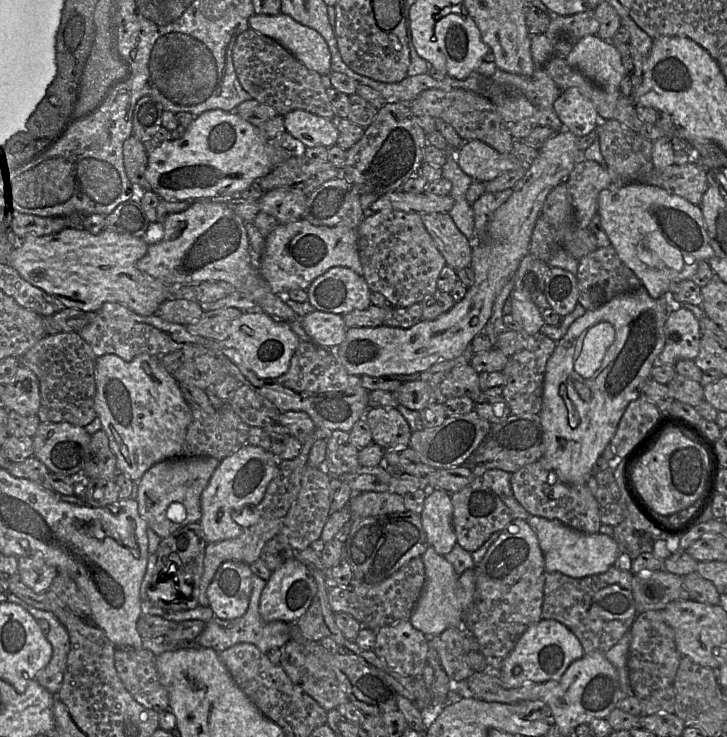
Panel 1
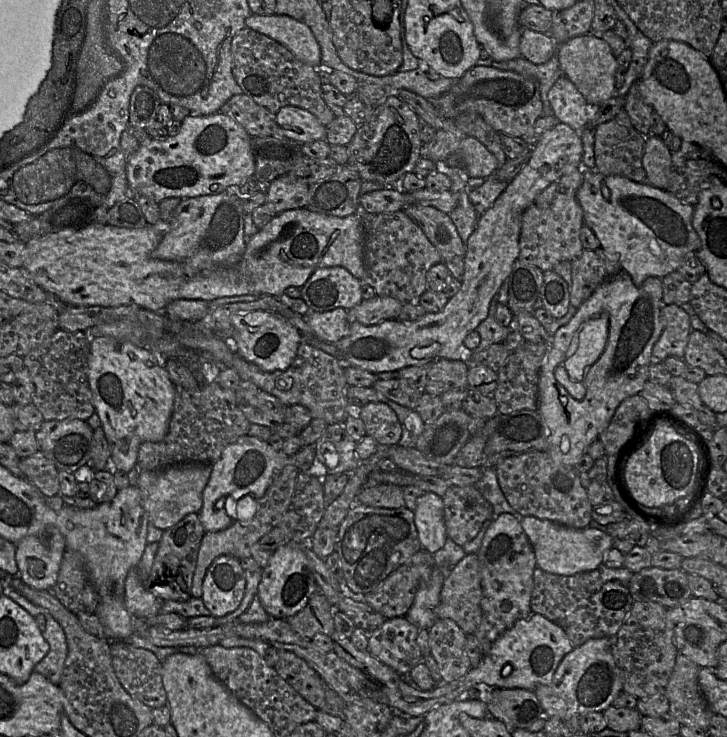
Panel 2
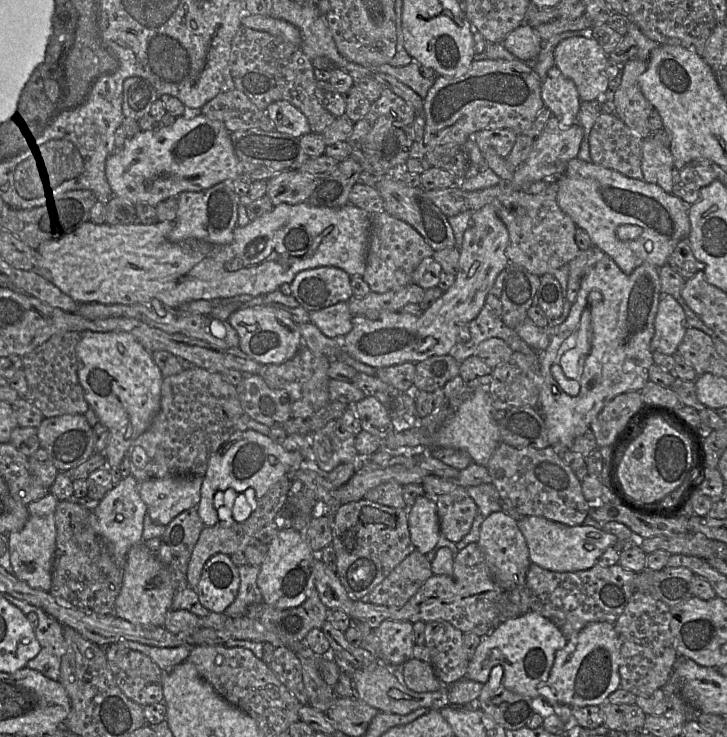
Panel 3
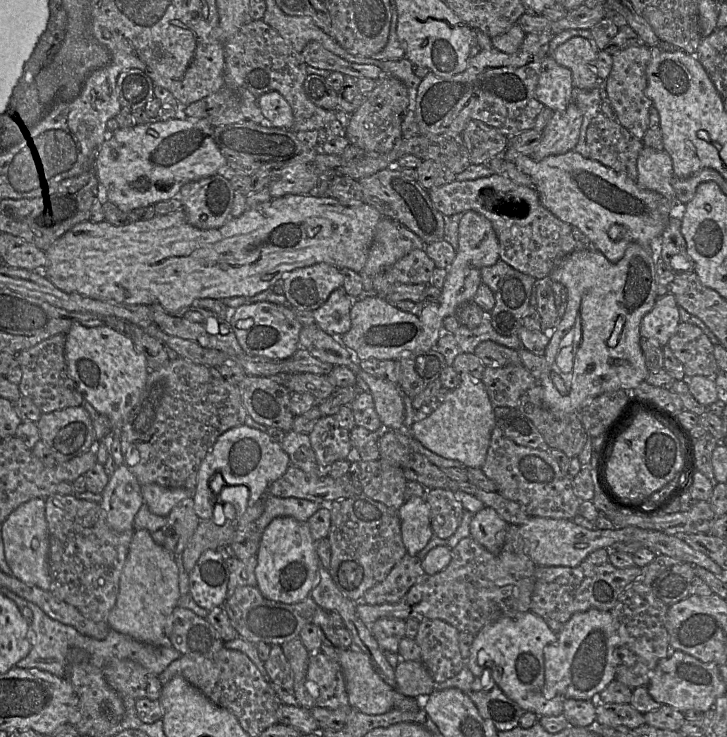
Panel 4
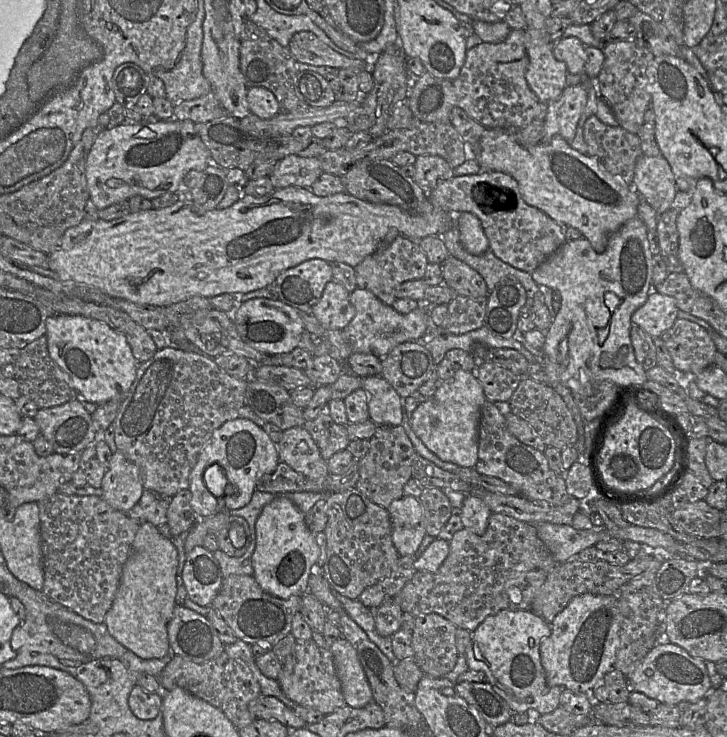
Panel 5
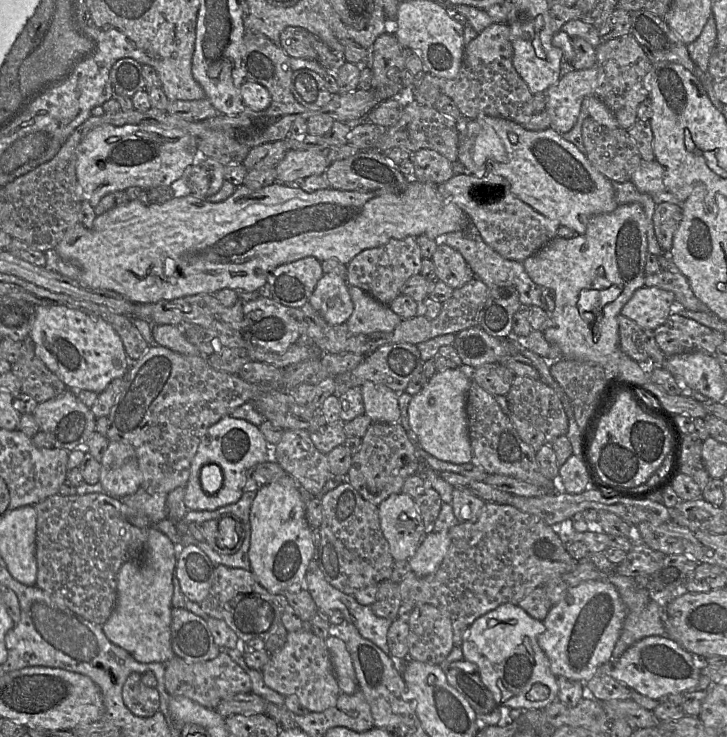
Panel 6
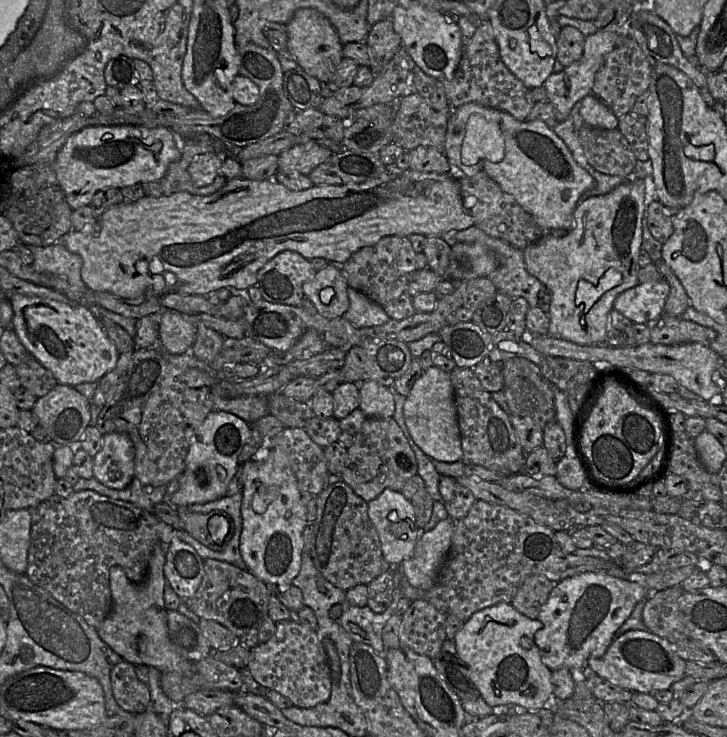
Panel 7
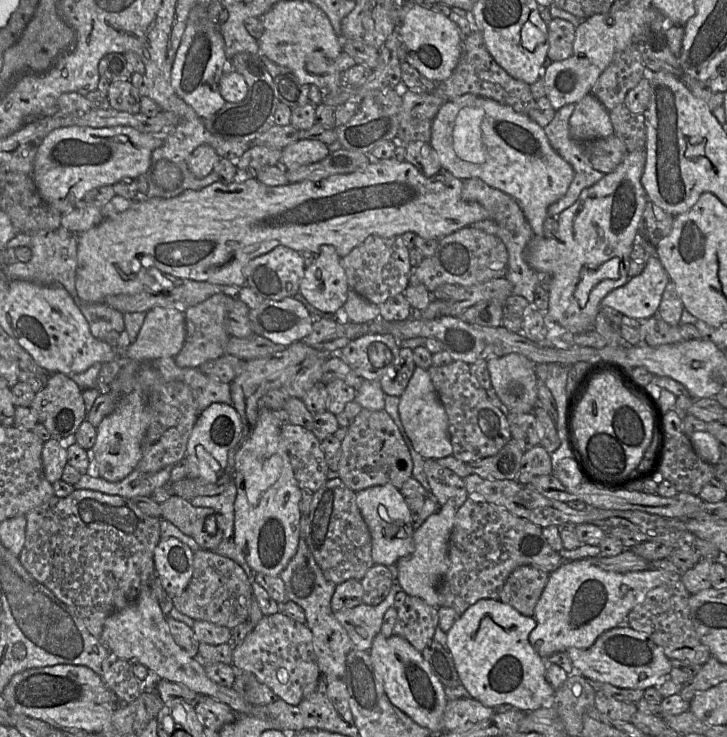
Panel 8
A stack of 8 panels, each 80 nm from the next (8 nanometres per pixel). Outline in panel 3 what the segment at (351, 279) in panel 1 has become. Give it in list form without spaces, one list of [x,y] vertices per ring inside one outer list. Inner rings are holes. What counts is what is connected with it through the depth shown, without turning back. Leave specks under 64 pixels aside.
[[[337,267],[302,270],[289,284],[291,295],[309,312],[348,302],[353,296],[350,275]]]

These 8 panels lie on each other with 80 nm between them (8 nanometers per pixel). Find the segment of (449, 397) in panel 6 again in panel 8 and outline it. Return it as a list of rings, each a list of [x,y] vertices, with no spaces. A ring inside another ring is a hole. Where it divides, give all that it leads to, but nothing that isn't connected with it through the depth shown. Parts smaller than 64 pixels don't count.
[[[417,367],[400,396],[399,414],[413,448],[424,459],[439,459],[452,455],[448,433],[448,416],[440,401],[427,369]]]

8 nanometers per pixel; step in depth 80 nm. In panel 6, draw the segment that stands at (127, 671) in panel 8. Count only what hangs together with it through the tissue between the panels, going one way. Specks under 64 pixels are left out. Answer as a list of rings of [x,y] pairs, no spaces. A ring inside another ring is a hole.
[[[131,673],[122,688],[122,697],[128,709],[137,716],[151,717],[160,706],[160,695],[156,688],[143,684],[141,674]]]

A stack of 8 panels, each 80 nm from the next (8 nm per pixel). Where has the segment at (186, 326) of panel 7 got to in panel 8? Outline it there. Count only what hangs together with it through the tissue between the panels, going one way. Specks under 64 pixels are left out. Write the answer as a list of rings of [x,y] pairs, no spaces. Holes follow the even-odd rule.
[[[154,307],[146,312],[137,338],[125,350],[129,362],[152,362],[175,357],[185,340],[185,316],[174,308]]]

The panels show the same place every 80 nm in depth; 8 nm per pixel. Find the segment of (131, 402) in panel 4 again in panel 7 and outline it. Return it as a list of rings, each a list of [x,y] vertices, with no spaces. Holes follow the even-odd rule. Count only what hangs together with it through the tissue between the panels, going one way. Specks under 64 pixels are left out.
[[[15,295],[9,303],[13,309],[11,328],[22,345],[51,371],[58,383],[72,387],[86,382],[97,383],[115,368],[120,353],[85,305],[29,295]]]

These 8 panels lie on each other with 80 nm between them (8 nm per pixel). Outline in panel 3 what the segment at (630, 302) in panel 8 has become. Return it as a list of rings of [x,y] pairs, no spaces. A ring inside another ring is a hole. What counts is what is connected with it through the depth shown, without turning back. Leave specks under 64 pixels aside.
[[[672,295],[660,297],[654,322],[651,350],[666,355],[677,353],[688,325],[680,303]]]

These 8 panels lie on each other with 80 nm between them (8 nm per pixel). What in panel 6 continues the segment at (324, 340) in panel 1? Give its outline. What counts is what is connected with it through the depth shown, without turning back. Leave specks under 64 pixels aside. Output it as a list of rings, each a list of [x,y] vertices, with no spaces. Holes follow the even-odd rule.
[[[326,273],[319,279],[309,302],[331,325],[346,323],[354,309],[349,284],[334,273]]]

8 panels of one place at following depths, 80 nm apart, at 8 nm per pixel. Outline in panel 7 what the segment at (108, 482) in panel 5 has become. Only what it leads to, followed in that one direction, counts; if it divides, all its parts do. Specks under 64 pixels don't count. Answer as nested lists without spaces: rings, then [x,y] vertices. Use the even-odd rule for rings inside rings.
[[[106,433],[103,446],[93,457],[93,473],[103,485],[124,489],[135,477],[135,449],[125,433]]]

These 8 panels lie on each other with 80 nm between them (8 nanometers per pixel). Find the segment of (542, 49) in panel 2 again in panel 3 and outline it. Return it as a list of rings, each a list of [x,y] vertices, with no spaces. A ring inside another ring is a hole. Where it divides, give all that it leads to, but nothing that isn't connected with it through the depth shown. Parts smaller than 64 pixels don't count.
[[[521,24],[502,41],[504,48],[517,59],[533,62],[541,51],[543,40],[528,24]]]

